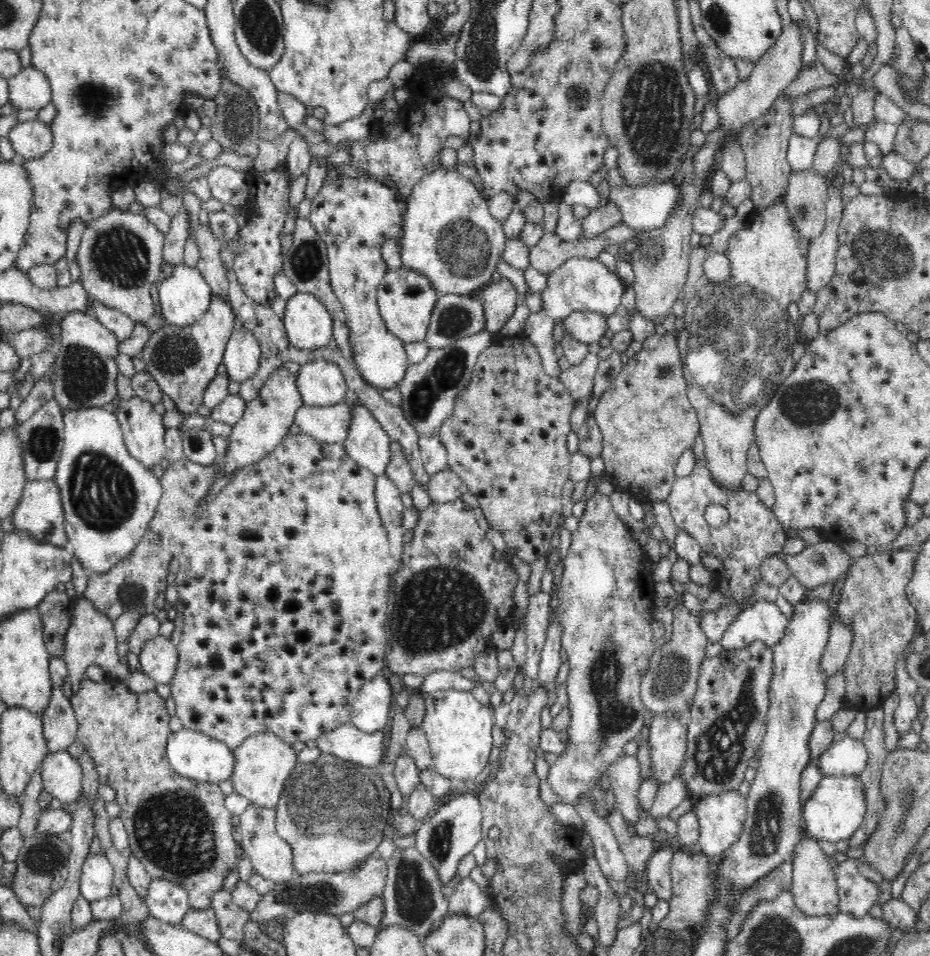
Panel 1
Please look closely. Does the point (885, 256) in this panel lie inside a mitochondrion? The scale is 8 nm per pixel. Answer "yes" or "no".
yes

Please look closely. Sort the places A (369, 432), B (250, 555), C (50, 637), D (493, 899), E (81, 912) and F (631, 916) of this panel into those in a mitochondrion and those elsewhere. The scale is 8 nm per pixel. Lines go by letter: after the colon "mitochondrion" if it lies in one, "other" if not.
A: other
B: other
C: other
D: other
E: other
F: other

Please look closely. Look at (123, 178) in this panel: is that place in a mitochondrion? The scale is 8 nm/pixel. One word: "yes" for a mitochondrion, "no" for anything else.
no

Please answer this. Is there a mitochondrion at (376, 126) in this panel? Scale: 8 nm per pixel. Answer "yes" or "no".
no

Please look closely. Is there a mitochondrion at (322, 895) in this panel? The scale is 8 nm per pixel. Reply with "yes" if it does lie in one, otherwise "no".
yes

